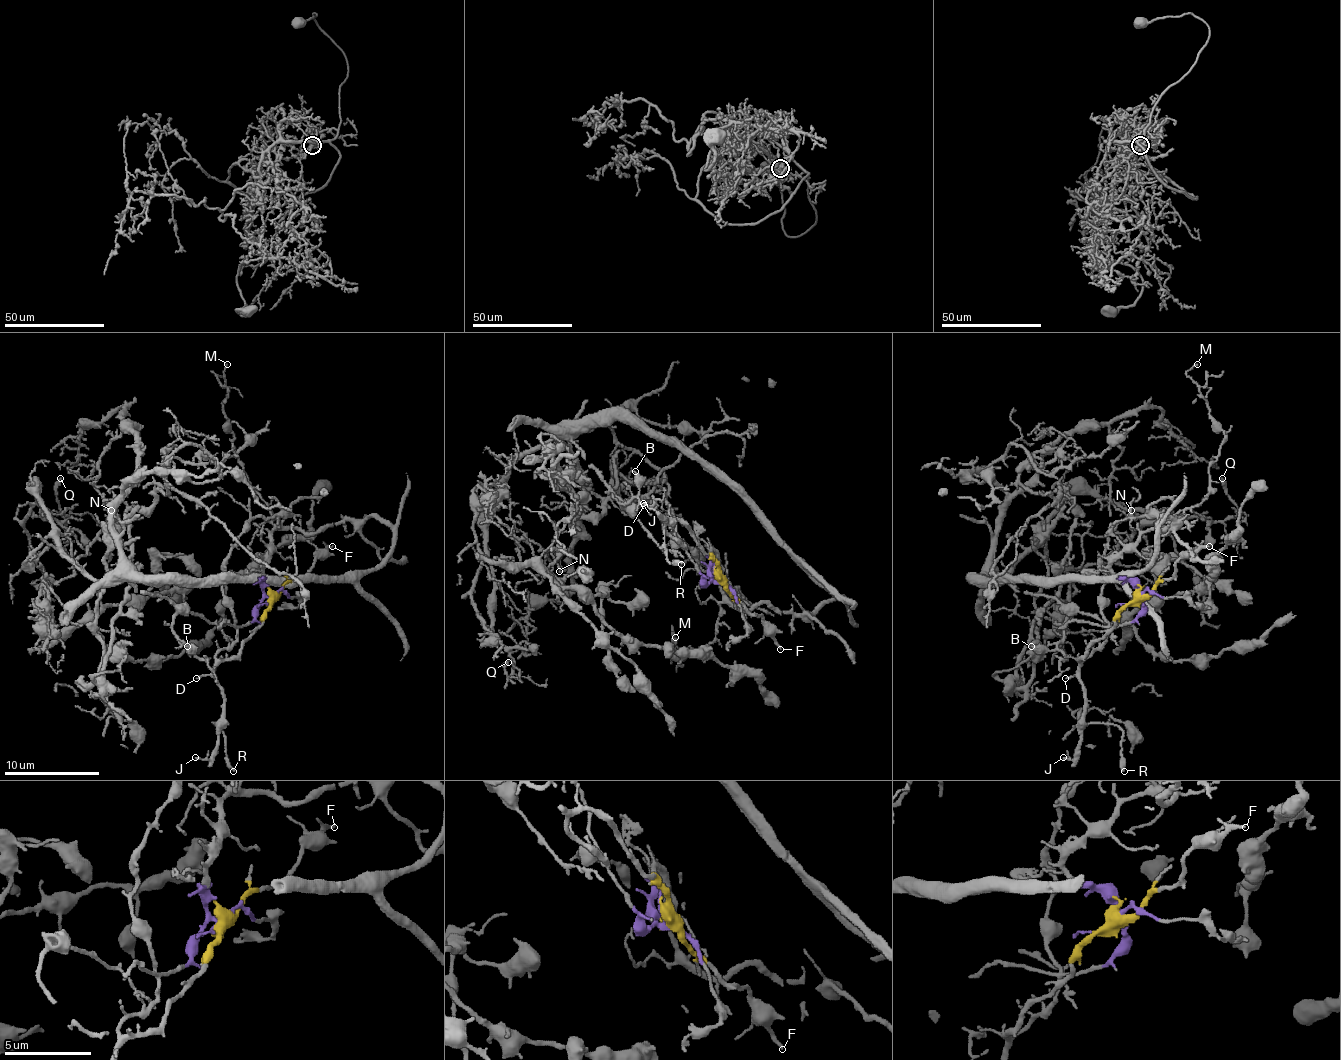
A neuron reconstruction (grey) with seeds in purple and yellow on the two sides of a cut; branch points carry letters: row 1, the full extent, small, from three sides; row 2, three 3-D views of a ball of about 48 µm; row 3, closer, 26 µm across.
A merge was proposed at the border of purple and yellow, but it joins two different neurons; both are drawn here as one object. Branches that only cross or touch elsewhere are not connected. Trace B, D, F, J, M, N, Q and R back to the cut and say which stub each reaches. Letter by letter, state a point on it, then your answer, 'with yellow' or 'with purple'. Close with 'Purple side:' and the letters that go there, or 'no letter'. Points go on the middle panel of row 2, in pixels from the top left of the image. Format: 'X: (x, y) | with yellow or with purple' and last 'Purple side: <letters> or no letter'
B: (635, 471) | with purple
D: (644, 505) | with yellow
F: (780, 649) | with yellow
J: (643, 503) | with yellow
M: (675, 637) | with purple
N: (559, 571) | with purple
Q: (508, 662) | with purple
R: (681, 564) | with yellow
Purple side: B, M, N, Q

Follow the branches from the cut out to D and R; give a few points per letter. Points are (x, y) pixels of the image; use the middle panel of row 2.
D: (719, 578), (719, 566), (689, 529), (677, 519), (651, 514), (643, 505)
R: (719, 578), (719, 566), (689, 529), (677, 519), (662, 519), (672, 524), (667, 524), (665, 555), (681, 564)

